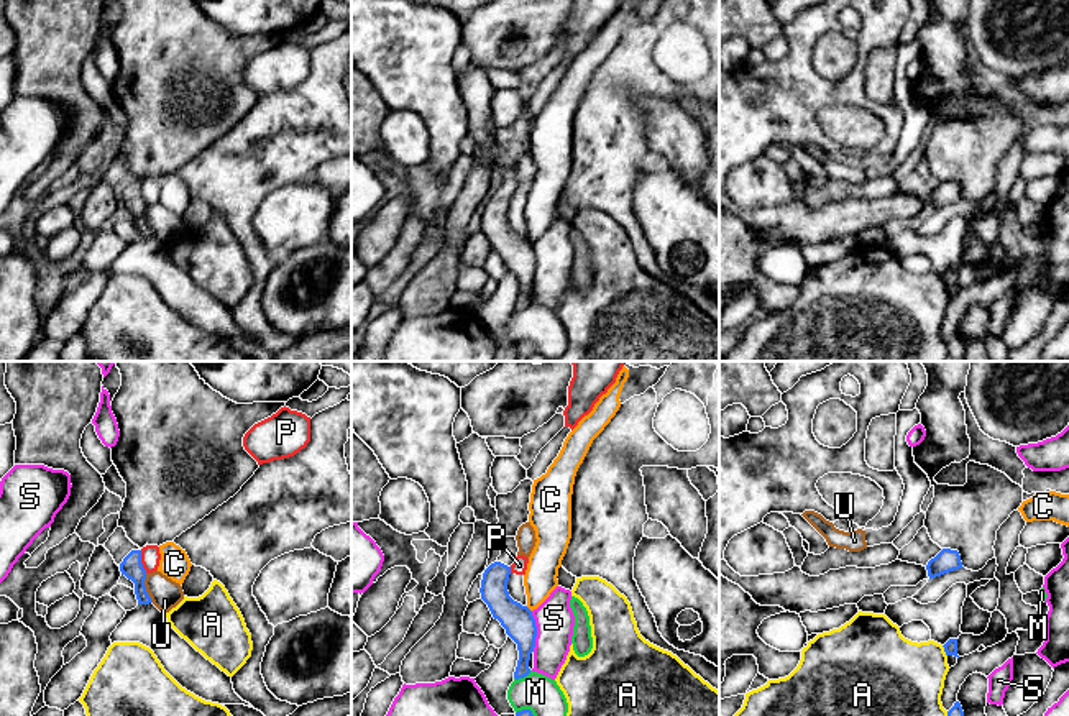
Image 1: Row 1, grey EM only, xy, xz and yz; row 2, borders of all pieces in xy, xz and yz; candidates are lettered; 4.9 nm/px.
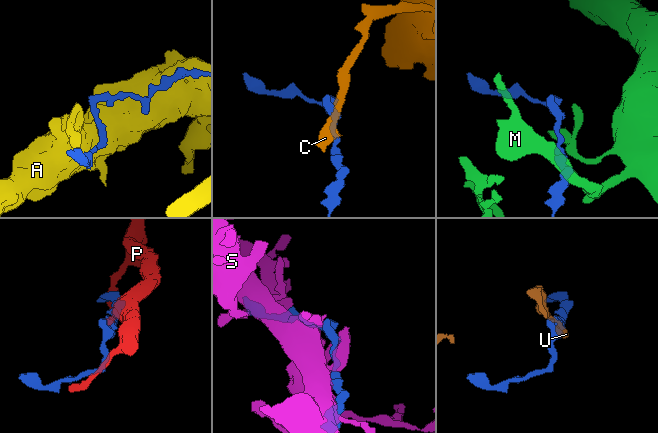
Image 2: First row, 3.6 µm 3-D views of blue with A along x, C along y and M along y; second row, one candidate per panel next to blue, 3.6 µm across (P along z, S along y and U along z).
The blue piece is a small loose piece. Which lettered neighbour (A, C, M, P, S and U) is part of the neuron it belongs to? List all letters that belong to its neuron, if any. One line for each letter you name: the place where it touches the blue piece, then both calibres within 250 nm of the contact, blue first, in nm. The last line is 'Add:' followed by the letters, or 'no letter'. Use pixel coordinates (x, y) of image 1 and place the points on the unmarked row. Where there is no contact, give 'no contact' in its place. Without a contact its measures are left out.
Add: no letter

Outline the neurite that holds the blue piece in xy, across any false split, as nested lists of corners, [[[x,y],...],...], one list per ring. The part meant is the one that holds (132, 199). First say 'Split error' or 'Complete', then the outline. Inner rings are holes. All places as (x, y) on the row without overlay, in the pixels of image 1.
Complete. [[[131,182],[120,195],[120,204],[135,215],[138,236],[153,235],[145,218],[146,202],[141,195],[141,182]]]

